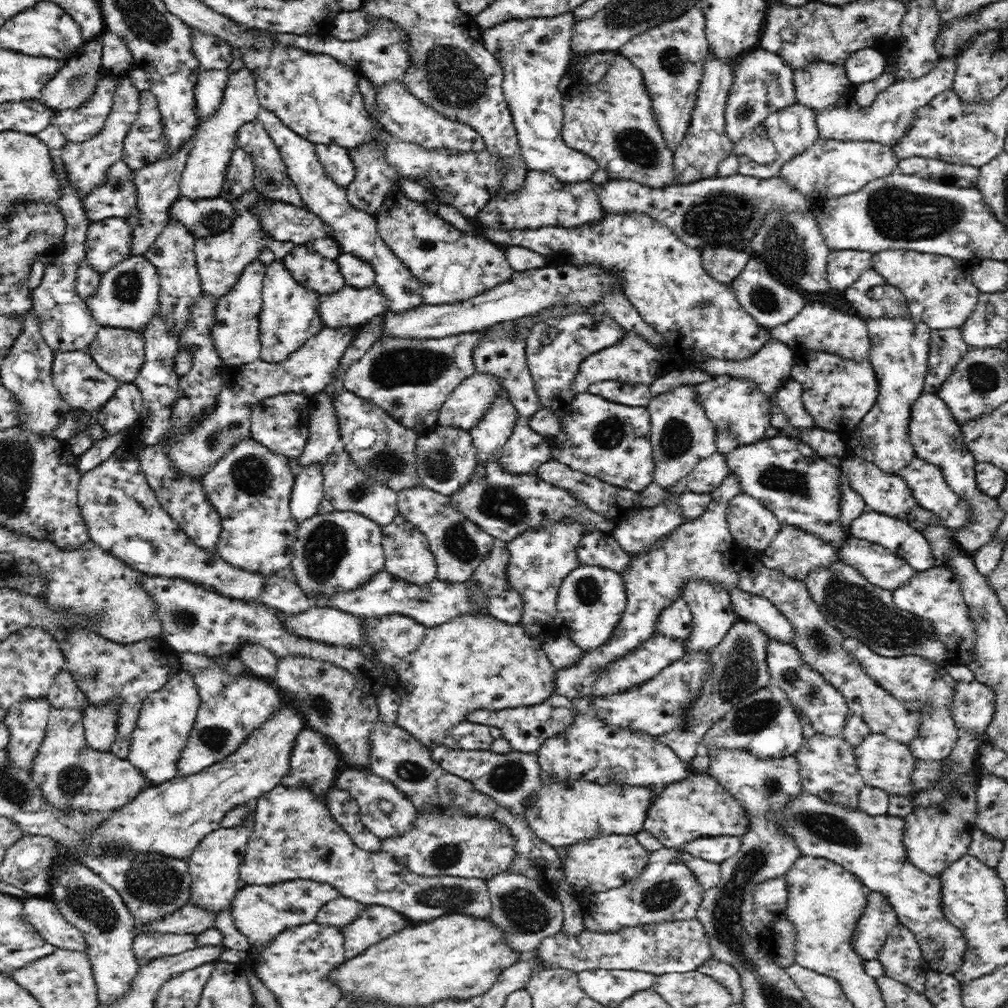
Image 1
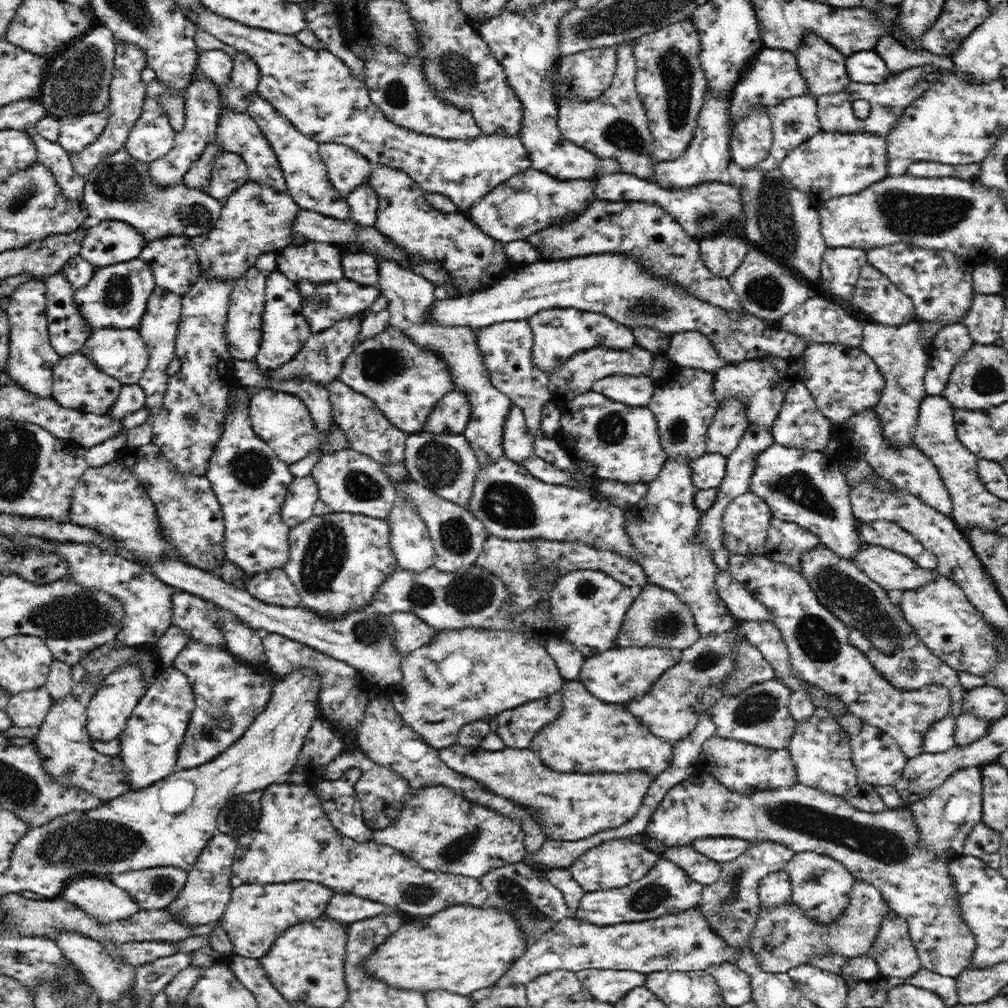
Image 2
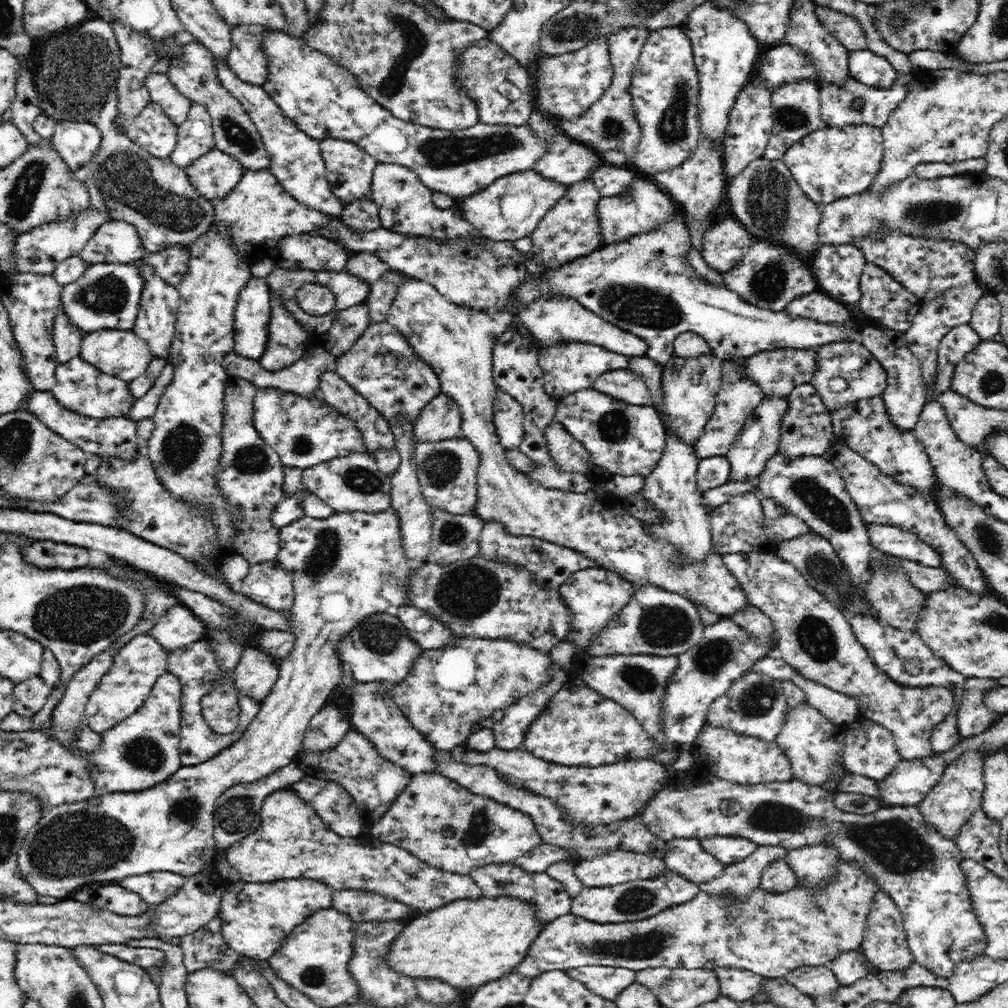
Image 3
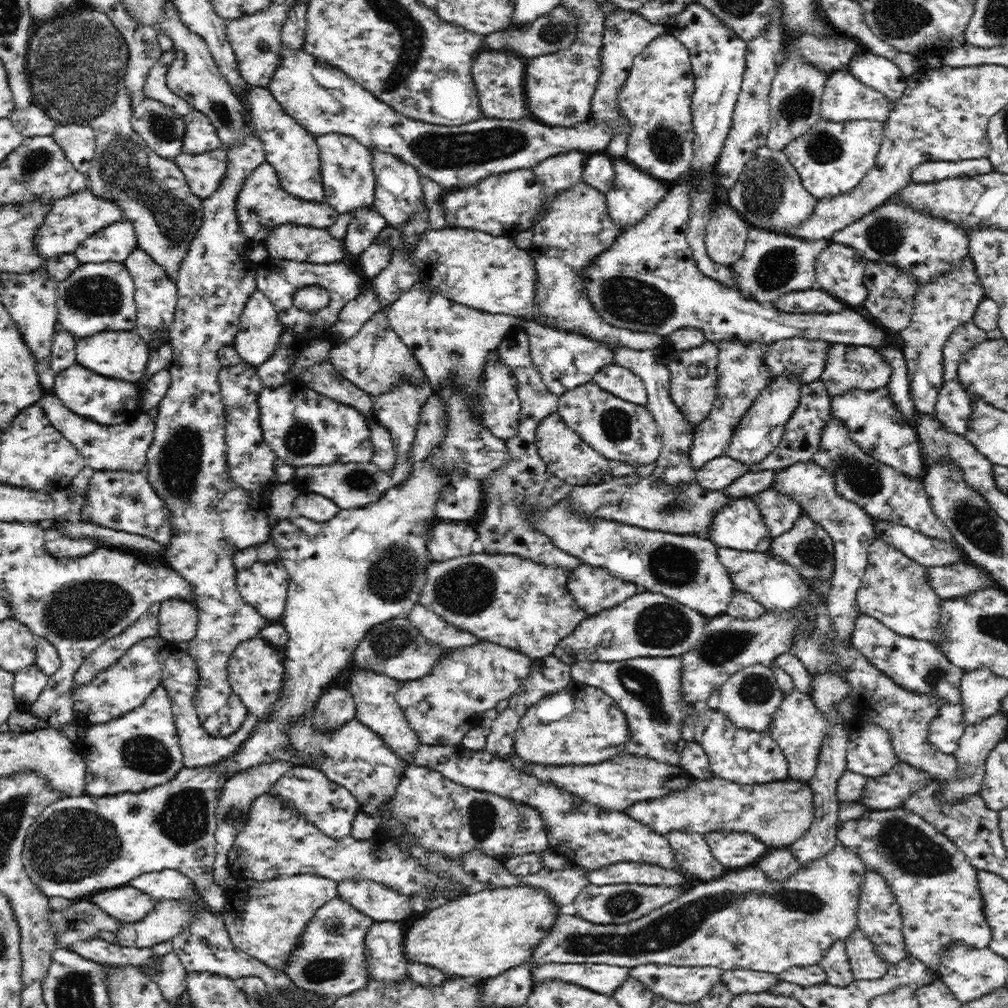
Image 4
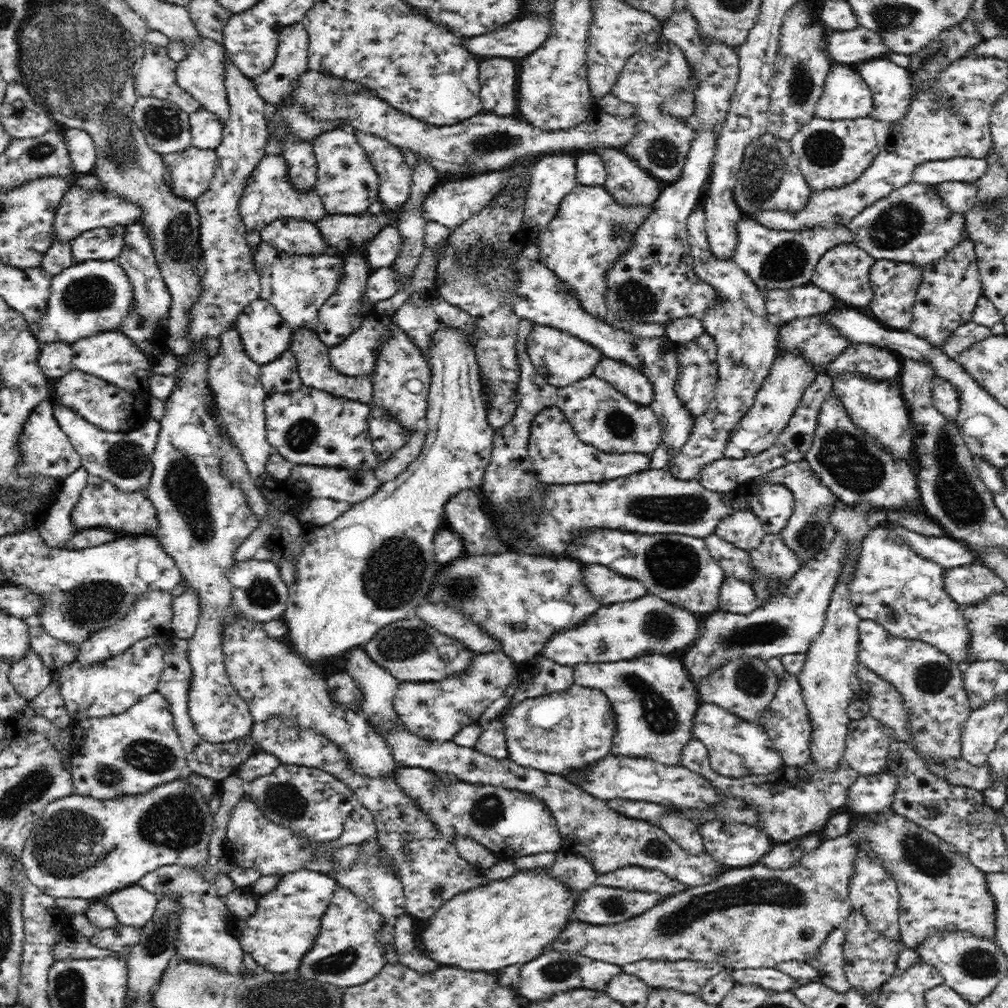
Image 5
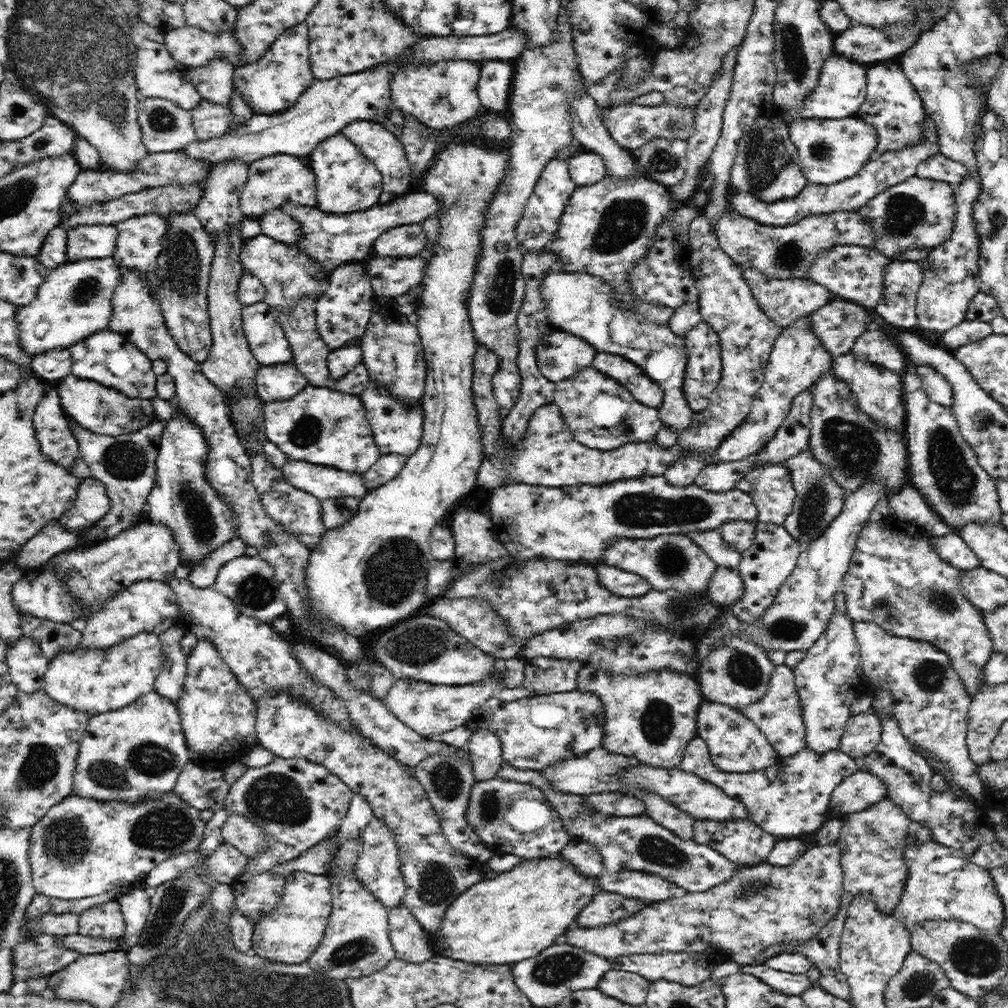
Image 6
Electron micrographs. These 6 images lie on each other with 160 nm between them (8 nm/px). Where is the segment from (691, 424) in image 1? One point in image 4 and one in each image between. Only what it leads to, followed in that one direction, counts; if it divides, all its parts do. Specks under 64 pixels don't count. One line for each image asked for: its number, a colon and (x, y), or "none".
2: (684, 402)
3: (691, 384)
4: (694, 372)

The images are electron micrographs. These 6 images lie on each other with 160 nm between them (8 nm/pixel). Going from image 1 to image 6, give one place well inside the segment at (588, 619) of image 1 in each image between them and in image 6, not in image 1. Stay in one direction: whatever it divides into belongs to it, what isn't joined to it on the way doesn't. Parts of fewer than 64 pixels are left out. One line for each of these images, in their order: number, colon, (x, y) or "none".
2: (588, 605)
3: (594, 594)
4: (594, 588)
5: (607, 586)
6: (623, 582)

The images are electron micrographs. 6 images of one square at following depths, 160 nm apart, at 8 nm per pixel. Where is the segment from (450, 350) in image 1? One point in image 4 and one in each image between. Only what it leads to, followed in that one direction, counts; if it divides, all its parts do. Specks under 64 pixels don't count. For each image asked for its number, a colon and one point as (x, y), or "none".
2: (404, 382)
3: (380, 365)
4: (375, 358)

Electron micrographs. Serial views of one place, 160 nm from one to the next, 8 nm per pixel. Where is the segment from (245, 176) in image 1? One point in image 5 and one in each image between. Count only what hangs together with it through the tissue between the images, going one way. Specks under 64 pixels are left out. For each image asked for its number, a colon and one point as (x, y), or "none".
2: (228, 171)
3: (215, 174)
4: (203, 172)
5: (188, 172)

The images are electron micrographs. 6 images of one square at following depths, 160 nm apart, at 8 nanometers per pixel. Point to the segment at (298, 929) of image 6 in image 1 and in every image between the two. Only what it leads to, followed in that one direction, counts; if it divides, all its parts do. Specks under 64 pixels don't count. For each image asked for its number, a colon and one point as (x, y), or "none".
1: (261, 912)
2: (256, 915)
3: (256, 918)
4: (269, 926)
5: (281, 932)

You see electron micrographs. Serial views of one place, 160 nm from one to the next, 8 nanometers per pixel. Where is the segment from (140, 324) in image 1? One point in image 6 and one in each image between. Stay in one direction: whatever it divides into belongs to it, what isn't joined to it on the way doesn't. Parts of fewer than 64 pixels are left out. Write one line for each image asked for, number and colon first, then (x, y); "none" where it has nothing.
2: (115, 297)
3: (106, 296)
4: (97, 297)
5: (89, 297)
6: (72, 303)

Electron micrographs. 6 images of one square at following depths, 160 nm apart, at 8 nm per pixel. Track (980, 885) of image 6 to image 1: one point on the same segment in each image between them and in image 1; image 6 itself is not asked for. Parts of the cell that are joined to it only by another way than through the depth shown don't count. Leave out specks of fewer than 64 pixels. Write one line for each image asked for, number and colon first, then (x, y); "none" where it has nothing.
1: (872, 848)
2: (885, 849)
3: (921, 868)
4: (938, 890)
5: (939, 888)

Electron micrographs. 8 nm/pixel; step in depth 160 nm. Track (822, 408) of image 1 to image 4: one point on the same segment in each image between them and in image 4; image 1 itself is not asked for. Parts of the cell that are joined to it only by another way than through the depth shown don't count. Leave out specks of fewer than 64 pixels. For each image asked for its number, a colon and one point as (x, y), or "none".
2: (843, 380)
3: (865, 378)
4: (862, 367)

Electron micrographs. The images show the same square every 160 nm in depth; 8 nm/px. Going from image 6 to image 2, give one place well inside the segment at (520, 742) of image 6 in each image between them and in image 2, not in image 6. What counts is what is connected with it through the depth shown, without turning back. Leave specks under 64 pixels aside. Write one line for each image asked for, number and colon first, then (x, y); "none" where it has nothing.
2: (589, 735)
3: (578, 726)
4: (581, 725)
5: (566, 729)

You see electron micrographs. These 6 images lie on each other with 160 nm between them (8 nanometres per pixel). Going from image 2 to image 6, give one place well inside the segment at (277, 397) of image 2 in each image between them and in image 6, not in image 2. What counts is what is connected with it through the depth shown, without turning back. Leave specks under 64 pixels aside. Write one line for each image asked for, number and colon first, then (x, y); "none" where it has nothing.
3: (305, 430)
4: (303, 427)
5: (309, 426)
6: (321, 425)

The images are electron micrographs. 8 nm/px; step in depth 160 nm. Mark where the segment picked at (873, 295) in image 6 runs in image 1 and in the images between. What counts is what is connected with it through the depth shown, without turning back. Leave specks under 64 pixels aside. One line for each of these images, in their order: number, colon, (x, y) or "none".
1: (844, 267)
2: (839, 267)
3: (838, 268)
4: (840, 270)
5: (844, 270)

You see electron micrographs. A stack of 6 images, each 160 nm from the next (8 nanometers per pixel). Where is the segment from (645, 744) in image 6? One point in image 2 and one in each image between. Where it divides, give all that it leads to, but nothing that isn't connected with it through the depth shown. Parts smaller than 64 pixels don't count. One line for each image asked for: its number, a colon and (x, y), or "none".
2: (616, 675)
3: (639, 683)
4: (647, 690)
5: (654, 699)

